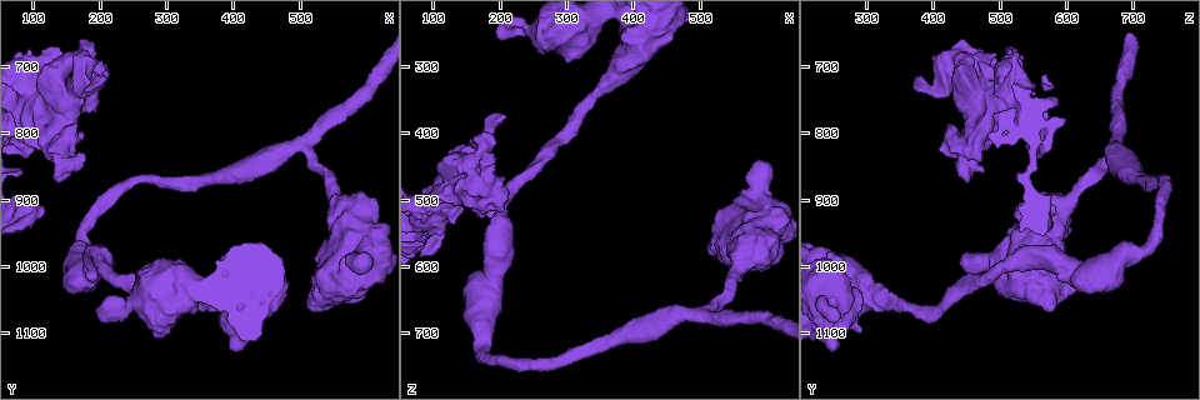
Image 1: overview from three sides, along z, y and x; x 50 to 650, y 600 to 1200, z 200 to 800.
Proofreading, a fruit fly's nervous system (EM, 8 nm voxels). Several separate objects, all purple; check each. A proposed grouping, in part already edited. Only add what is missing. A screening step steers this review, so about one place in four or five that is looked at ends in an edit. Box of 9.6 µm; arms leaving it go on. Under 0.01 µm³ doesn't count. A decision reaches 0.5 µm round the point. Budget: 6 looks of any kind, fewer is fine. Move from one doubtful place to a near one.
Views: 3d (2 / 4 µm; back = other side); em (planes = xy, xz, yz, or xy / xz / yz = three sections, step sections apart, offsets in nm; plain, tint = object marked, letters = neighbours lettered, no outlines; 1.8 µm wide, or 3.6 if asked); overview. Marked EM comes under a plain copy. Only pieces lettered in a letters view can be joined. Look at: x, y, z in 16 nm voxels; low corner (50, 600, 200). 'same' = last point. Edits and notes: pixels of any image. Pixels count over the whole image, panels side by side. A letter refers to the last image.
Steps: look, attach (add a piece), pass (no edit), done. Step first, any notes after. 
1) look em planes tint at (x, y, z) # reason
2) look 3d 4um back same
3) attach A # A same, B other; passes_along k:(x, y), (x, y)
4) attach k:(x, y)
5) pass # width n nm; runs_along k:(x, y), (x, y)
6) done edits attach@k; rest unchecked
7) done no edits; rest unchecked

look em planes letters at (100, 820, 545) # free end

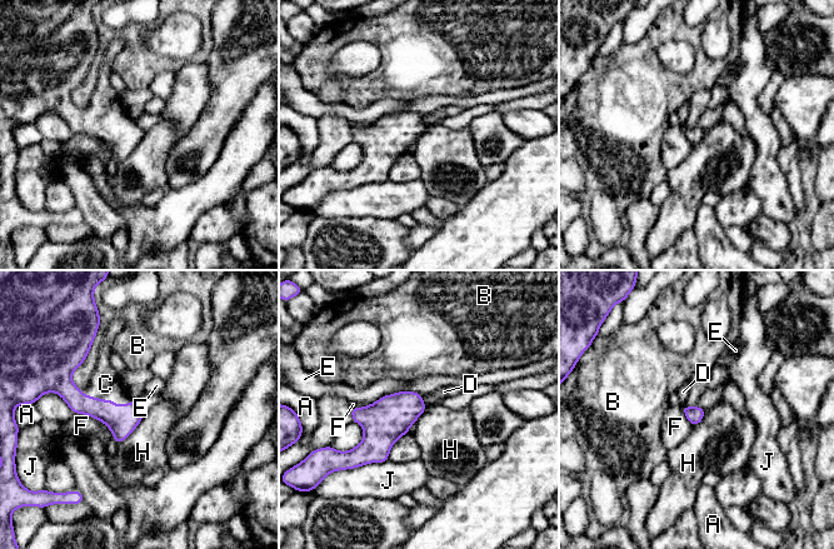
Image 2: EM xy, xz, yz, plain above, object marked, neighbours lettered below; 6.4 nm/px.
attach C # A other, B other, C same, D other, E other, F other, H other, J other; the neuron continues

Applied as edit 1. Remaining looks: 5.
look overview # see it whole again

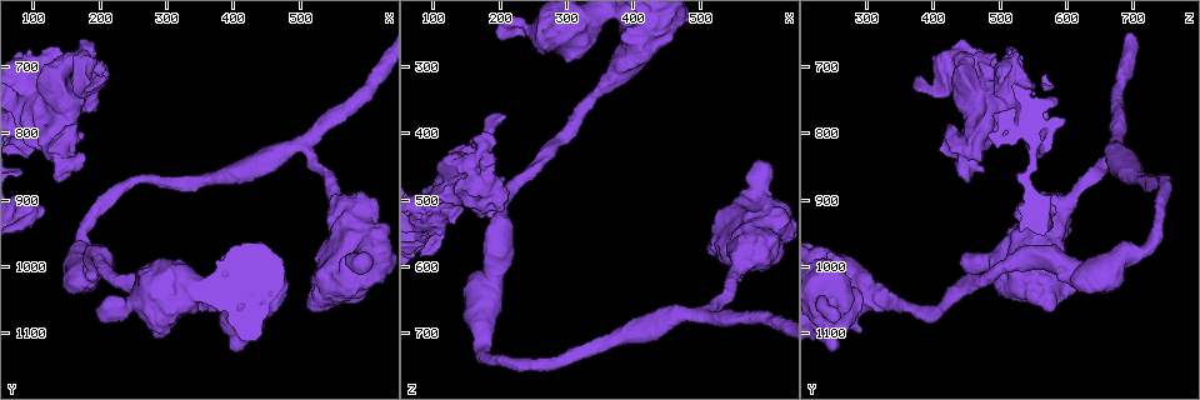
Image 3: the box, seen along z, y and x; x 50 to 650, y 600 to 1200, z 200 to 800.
look em planes letters at (155, 830, 410) # branch stops here

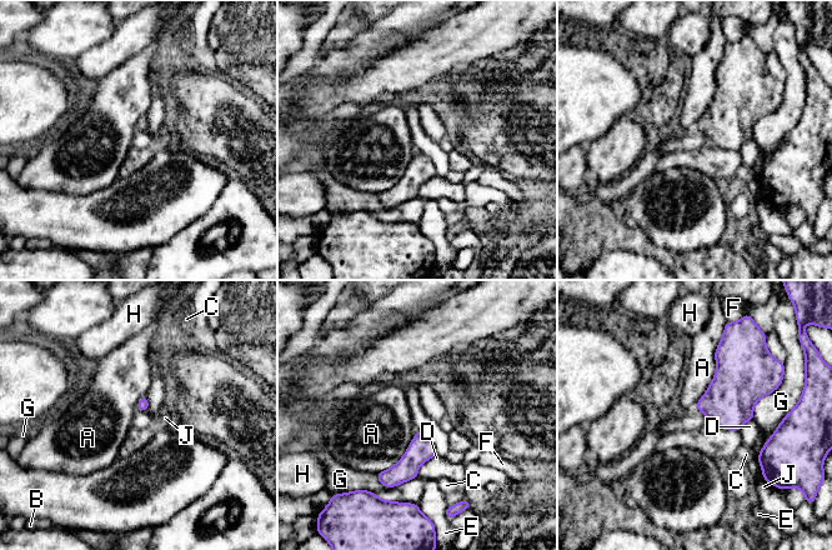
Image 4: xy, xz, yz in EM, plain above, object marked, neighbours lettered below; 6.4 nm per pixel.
pass # A other, B other, C other, D other, E other, F other, G other, H other, J other; border 4:(722, 336), (713, 379), (695, 409); no lettered piece goes on from it

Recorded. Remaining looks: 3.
look 3d 4um at (580, 1000, 485) # narrows sharply

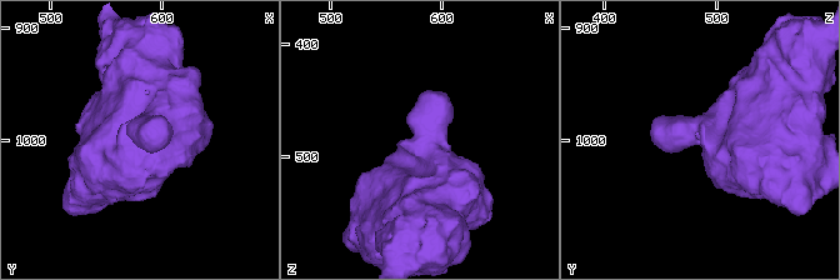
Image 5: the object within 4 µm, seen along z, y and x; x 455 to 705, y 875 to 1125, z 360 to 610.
look em yz step 4 tint at (580, 992, 478)

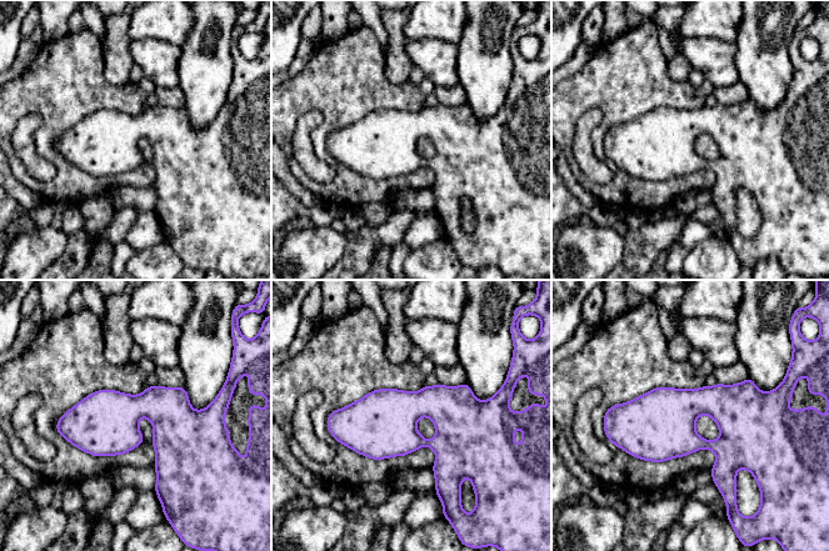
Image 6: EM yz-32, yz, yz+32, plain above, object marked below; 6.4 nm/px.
look em planes letters same # cut it another way

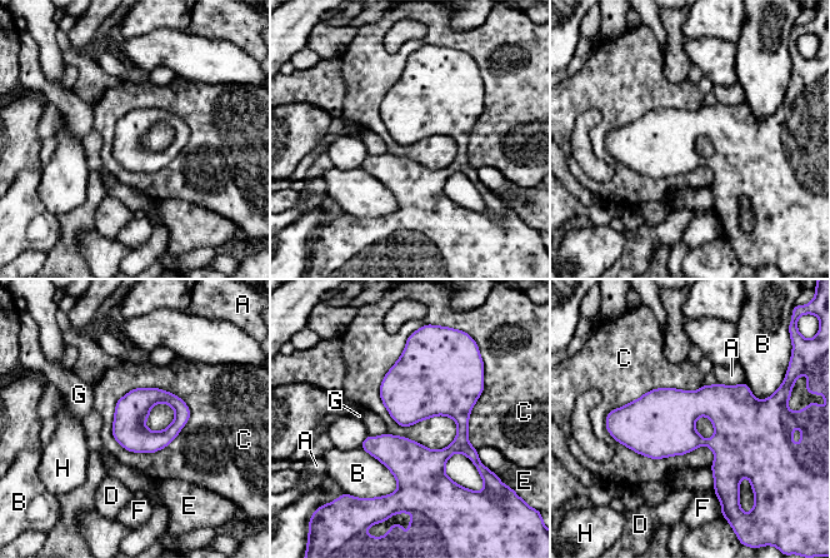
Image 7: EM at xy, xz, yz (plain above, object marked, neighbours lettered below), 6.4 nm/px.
pass # width 220 nm; A other, B other, C other, D other, E other, F other, G other, H other; none of them fits

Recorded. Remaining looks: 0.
done edits attach@2; rest unchecked

